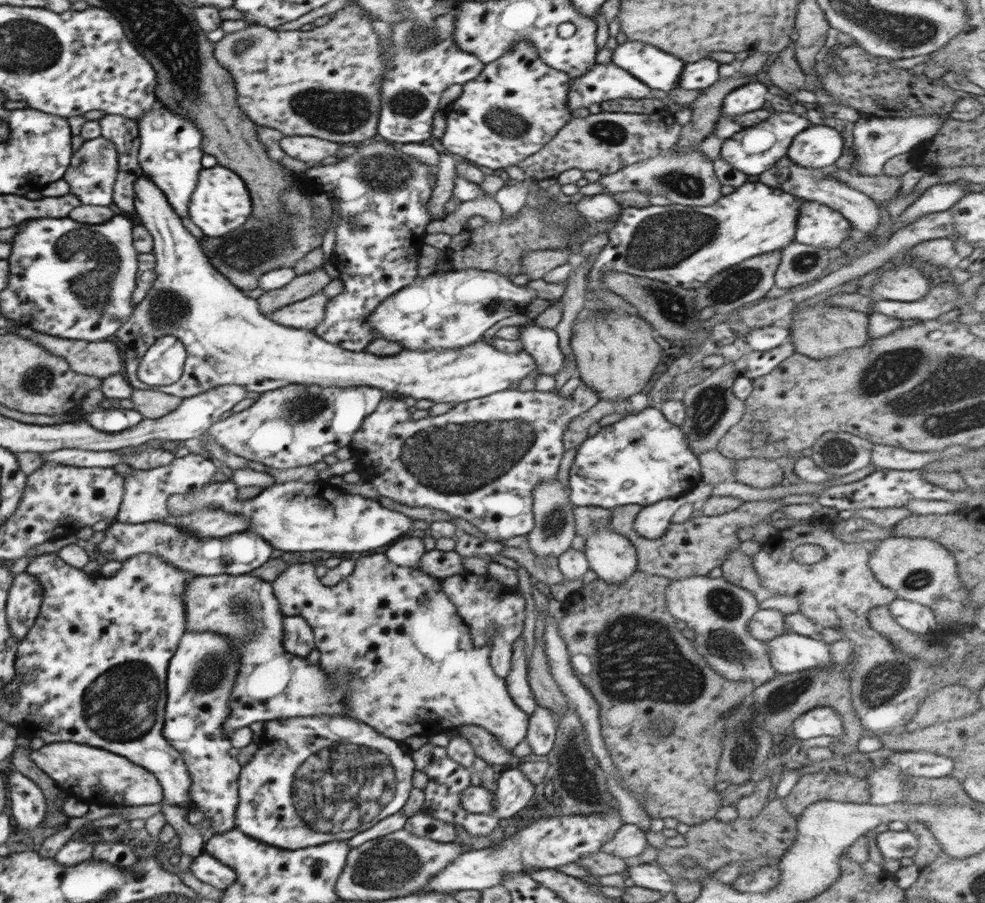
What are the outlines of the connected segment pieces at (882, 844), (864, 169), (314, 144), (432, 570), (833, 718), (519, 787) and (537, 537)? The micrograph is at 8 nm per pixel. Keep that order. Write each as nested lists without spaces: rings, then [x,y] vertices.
[[[908,830],[901,832],[887,831],[876,838],[876,846],[884,858],[912,858],[919,847],[918,838]]]
[[[934,115],[900,117],[897,122],[888,117],[867,116],[860,118],[853,127],[853,145],[856,149],[856,161],[853,162],[853,166],[858,171],[858,175],[869,177],[886,175],[884,172],[886,162],[898,155],[912,152],[914,147],[918,147],[926,140],[931,139],[940,130],[941,124],[942,117]]]
[[[283,136],[279,145],[288,156],[307,164],[332,156],[340,149],[340,144],[318,138],[317,136]]]
[[[433,549],[426,551],[421,556],[421,570],[427,572],[430,576],[441,577],[445,579],[460,573],[465,573],[462,564],[464,556],[458,554],[455,550],[450,552]]]
[[[817,707],[795,719],[790,729],[798,739],[820,736],[840,737],[846,734],[842,718],[830,707]]]
[[[509,768],[497,780],[493,814],[498,820],[518,814],[533,802],[536,785],[518,768]]]
[[[557,478],[534,486],[532,499],[535,525],[534,530],[527,534],[527,544],[535,555],[541,557],[555,556],[558,558],[560,554],[570,548],[570,542],[572,542],[572,539],[577,534],[573,513],[576,506],[572,504],[568,492],[560,485]]]

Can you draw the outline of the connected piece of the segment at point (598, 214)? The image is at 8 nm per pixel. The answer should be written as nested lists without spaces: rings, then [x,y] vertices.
[[[603,192],[593,196],[574,198],[575,208],[582,216],[594,221],[612,221],[621,216],[623,208],[615,201],[614,195]]]

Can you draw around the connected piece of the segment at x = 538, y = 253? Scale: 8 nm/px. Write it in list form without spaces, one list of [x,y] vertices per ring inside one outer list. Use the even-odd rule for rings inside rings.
[[[552,249],[534,250],[534,252],[526,252],[522,256],[522,274],[528,276],[530,281],[542,279],[548,272],[554,270],[558,266],[568,264],[570,250],[556,251]]]

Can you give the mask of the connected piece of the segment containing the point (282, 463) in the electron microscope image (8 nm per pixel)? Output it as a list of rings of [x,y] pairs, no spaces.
[[[288,384],[286,388],[262,392],[250,408],[215,422],[206,433],[221,448],[247,461],[282,470],[308,466],[350,444],[352,435],[381,400],[379,388]]]

